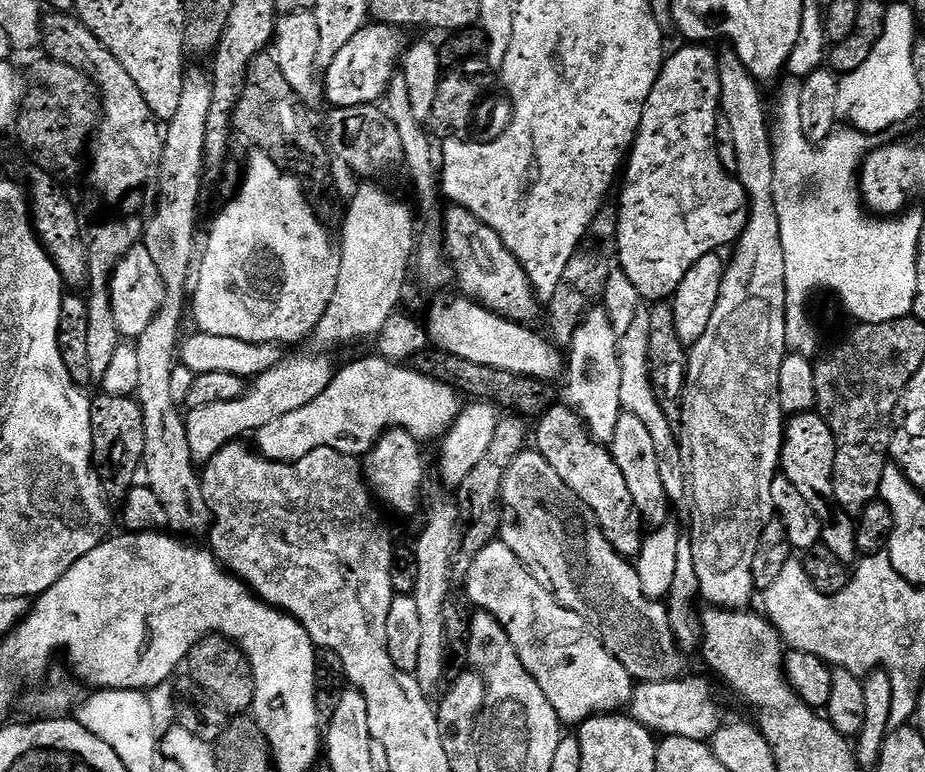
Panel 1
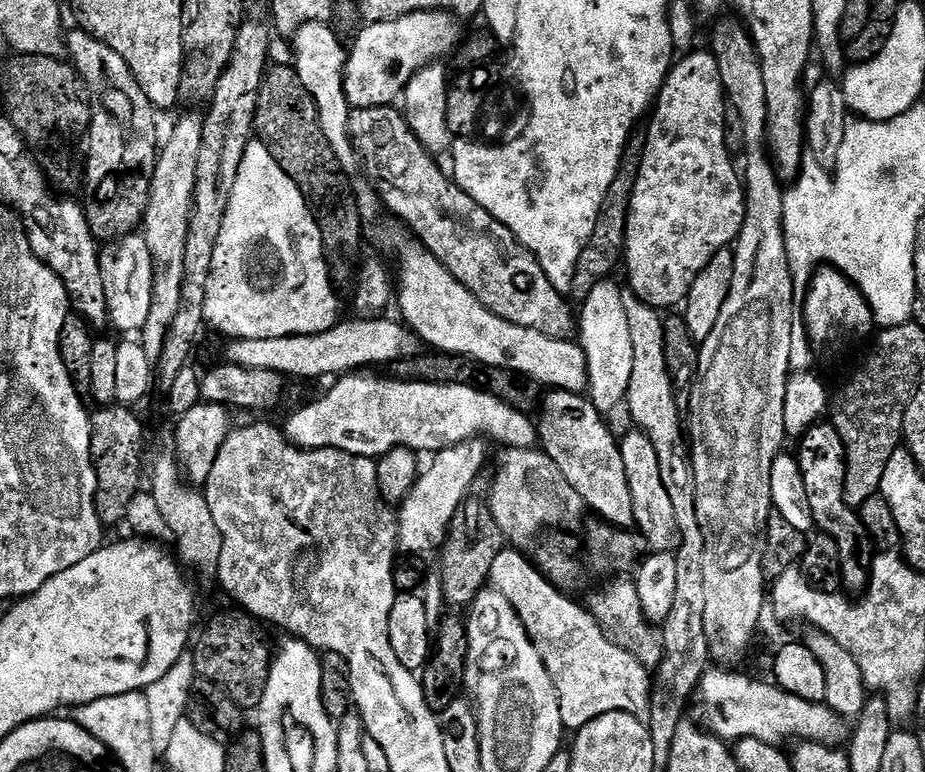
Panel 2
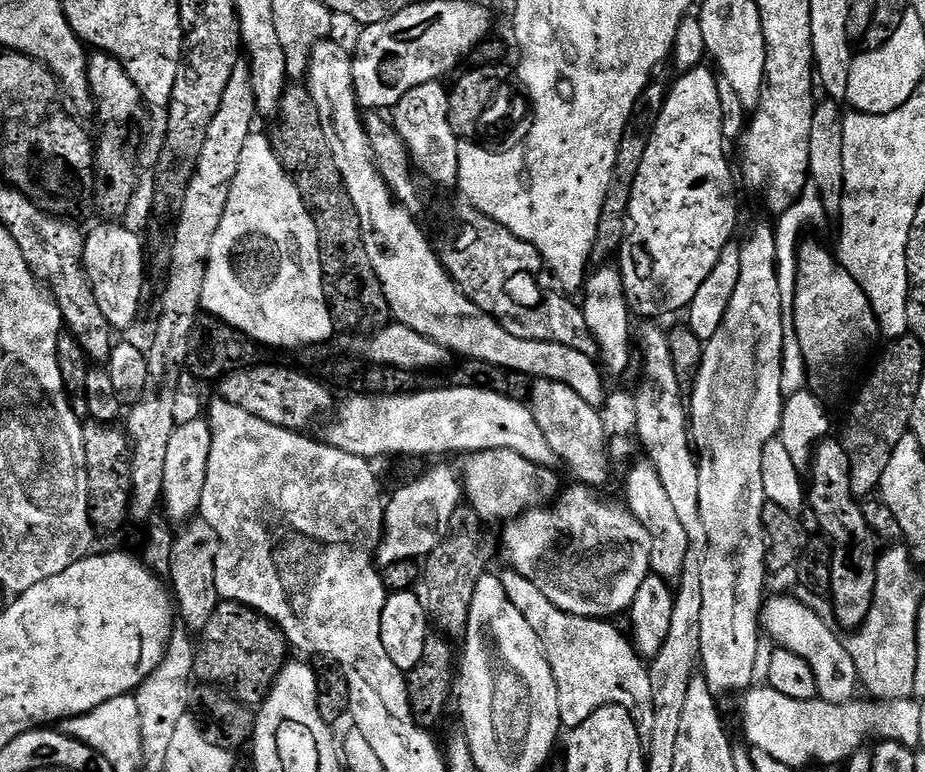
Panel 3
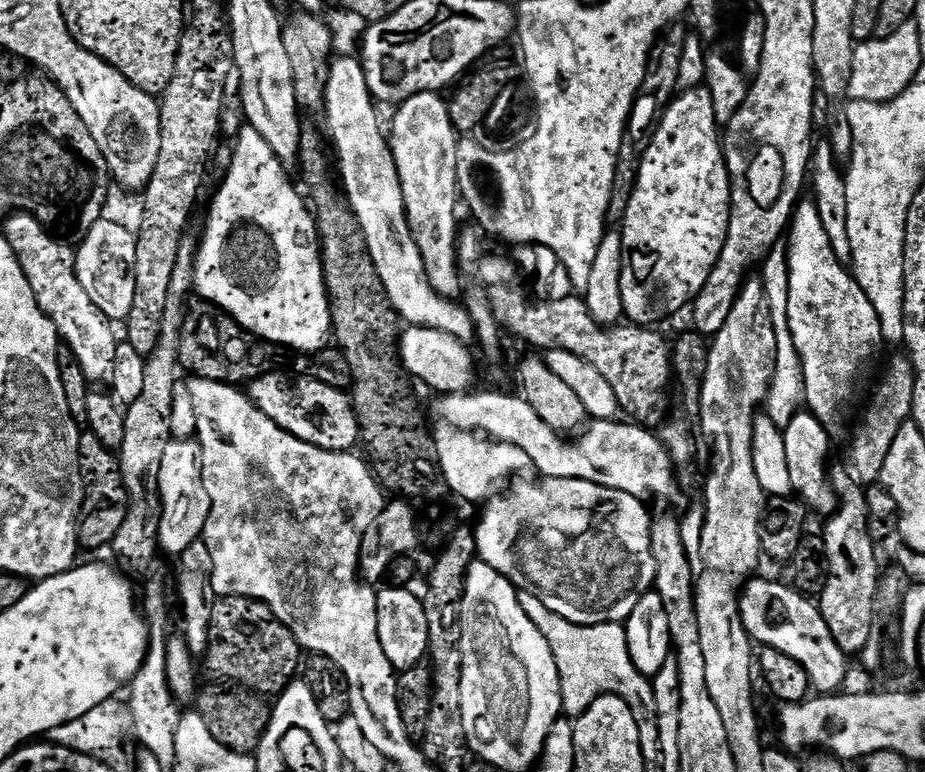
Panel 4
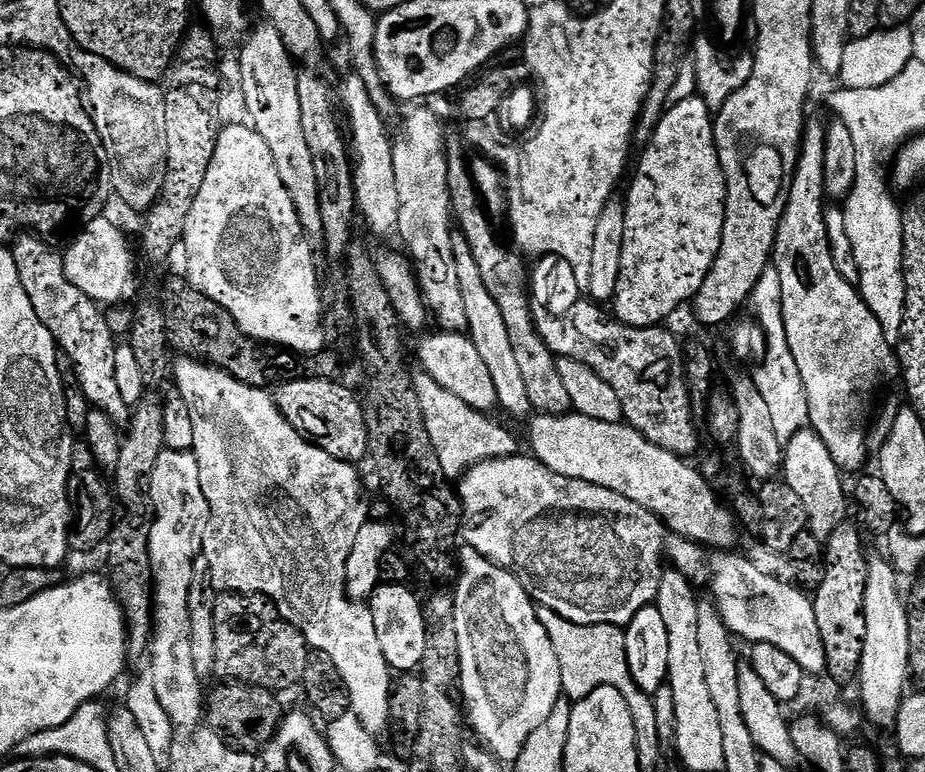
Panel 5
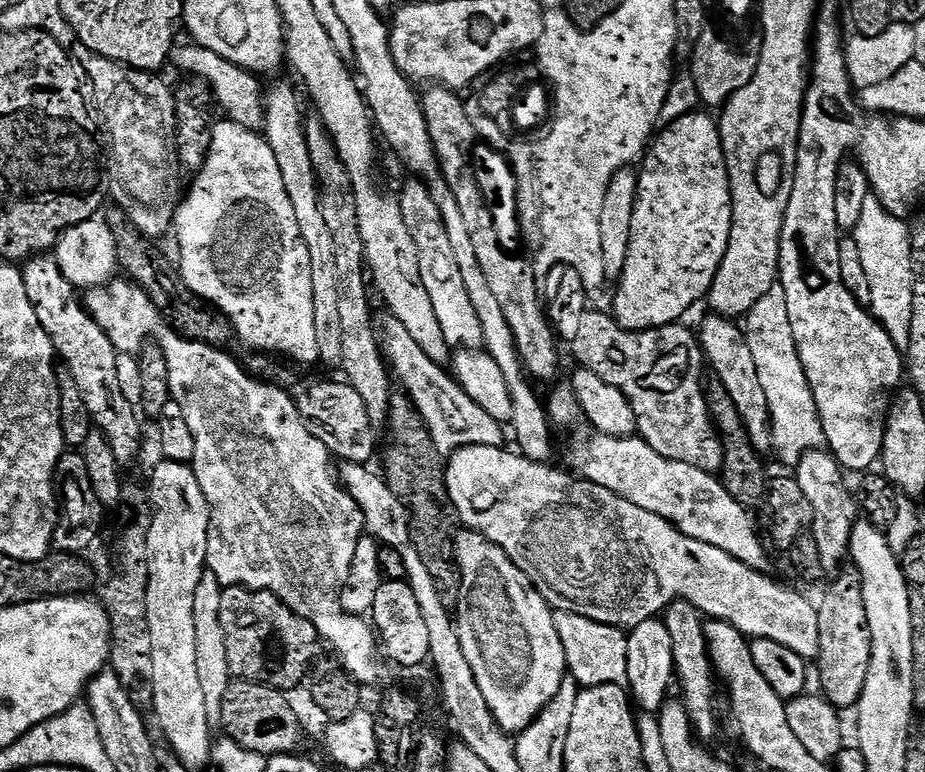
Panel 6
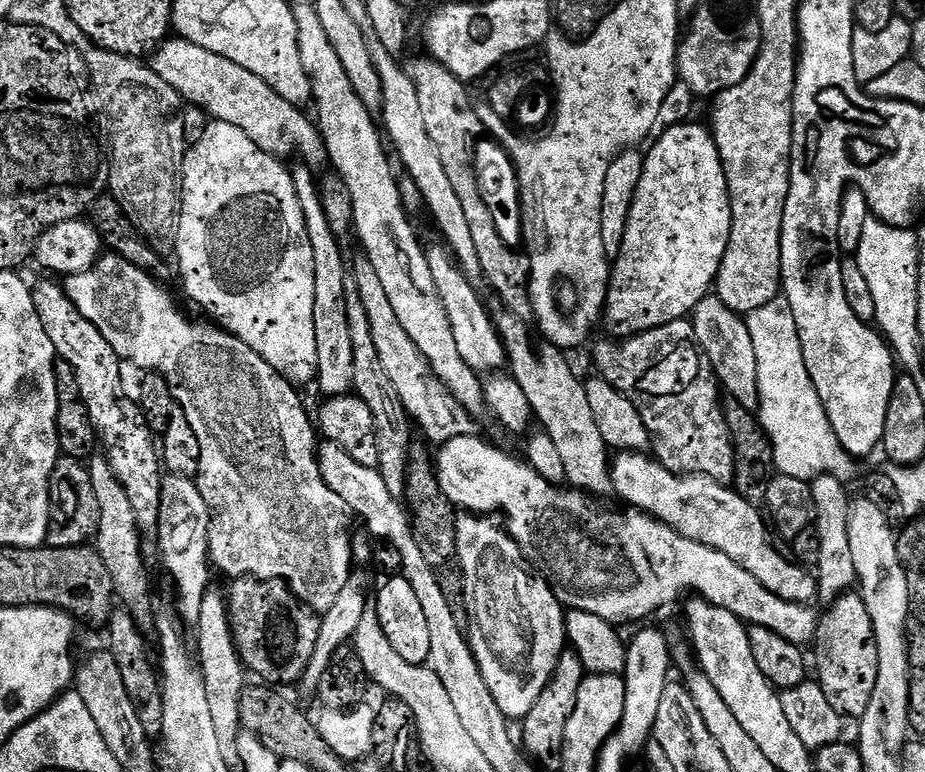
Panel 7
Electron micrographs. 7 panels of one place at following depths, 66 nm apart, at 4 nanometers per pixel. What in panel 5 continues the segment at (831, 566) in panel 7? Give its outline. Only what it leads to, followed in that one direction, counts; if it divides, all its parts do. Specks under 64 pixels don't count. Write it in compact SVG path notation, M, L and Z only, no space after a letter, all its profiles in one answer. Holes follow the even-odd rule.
M811 430L799 432L783 449L784 459L782 467L782 480L790 486L790 490L794 490L794 494L798 494L798 498L802 498L802 506L806 506L806 514L808 515L807 531L814 534L814 538L827 542L843 524L849 523L848 517L848 500L850 504L850 496L844 493L844 480L840 467L834 462L834 458L830 458L830 450L826 450L826 442L822 442L822 438L818 438L818 434Z

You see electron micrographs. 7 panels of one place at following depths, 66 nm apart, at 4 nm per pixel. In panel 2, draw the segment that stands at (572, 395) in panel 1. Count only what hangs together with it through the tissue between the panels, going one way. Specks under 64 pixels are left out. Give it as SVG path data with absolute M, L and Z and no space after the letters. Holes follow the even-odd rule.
M609 278L595 284L590 294L583 296L580 312L578 308L578 343L586 354L588 367L586 396L602 414L609 414L625 403L634 370L634 347L630 342L623 291L614 281Z

